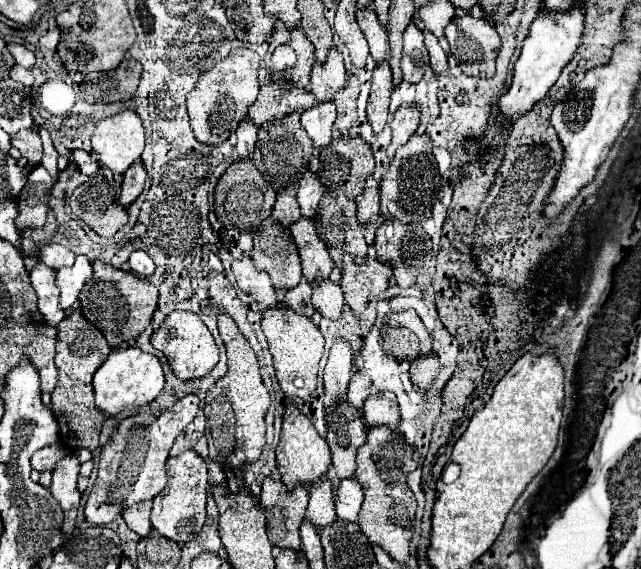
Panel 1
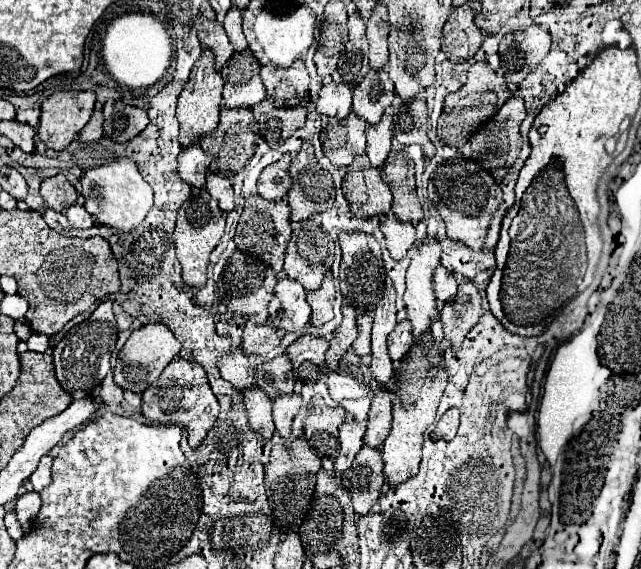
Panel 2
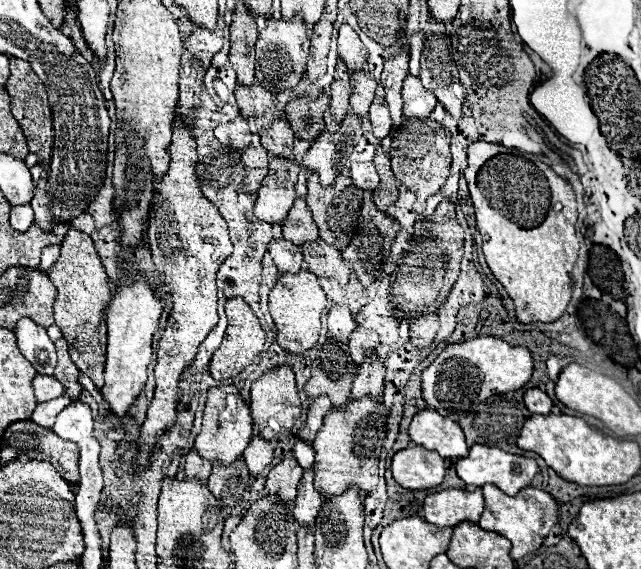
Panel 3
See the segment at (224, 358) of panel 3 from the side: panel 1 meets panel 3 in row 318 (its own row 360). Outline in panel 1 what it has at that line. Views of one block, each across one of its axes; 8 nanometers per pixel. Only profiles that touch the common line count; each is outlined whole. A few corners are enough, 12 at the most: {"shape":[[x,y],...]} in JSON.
{"shape":[[218,314],[228,372],[206,392],[210,458],[260,458],[270,398],[258,358]]}

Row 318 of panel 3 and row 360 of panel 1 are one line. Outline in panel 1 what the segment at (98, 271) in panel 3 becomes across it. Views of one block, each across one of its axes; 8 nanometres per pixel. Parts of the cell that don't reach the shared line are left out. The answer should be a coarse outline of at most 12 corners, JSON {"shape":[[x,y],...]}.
{"shape":[[80,310],[58,324],[52,412],[68,450],[104,422],[92,376],[112,348]]}

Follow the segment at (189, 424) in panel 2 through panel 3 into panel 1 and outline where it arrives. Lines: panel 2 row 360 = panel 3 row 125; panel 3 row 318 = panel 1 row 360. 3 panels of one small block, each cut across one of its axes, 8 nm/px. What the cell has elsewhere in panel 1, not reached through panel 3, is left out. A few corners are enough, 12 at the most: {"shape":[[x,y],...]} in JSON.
{"shape":[[170,312],[150,344],[180,380],[218,362],[210,330],[192,312]]}

